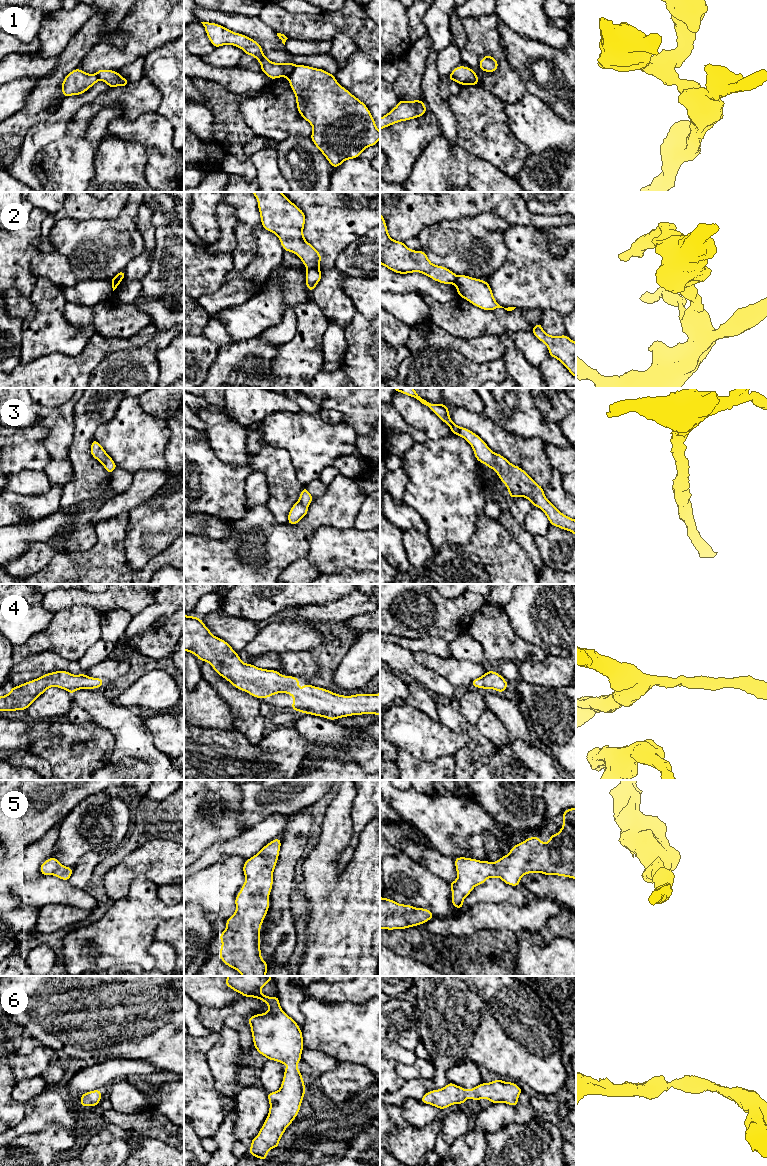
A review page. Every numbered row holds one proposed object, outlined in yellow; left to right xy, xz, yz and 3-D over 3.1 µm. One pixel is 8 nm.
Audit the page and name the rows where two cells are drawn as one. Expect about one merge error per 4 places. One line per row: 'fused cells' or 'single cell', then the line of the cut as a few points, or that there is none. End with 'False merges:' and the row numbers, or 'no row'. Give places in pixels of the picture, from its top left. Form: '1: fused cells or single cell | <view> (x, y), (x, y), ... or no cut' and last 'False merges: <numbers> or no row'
1: fused cells | xz (295, 65), (286, 76)
2: fused cells | xz (318, 268), (307, 269)
3: single cell | no cut
4: single cell | no cut
5: single cell | no cut
6: single cell | no cut
False merges: 1, 2

